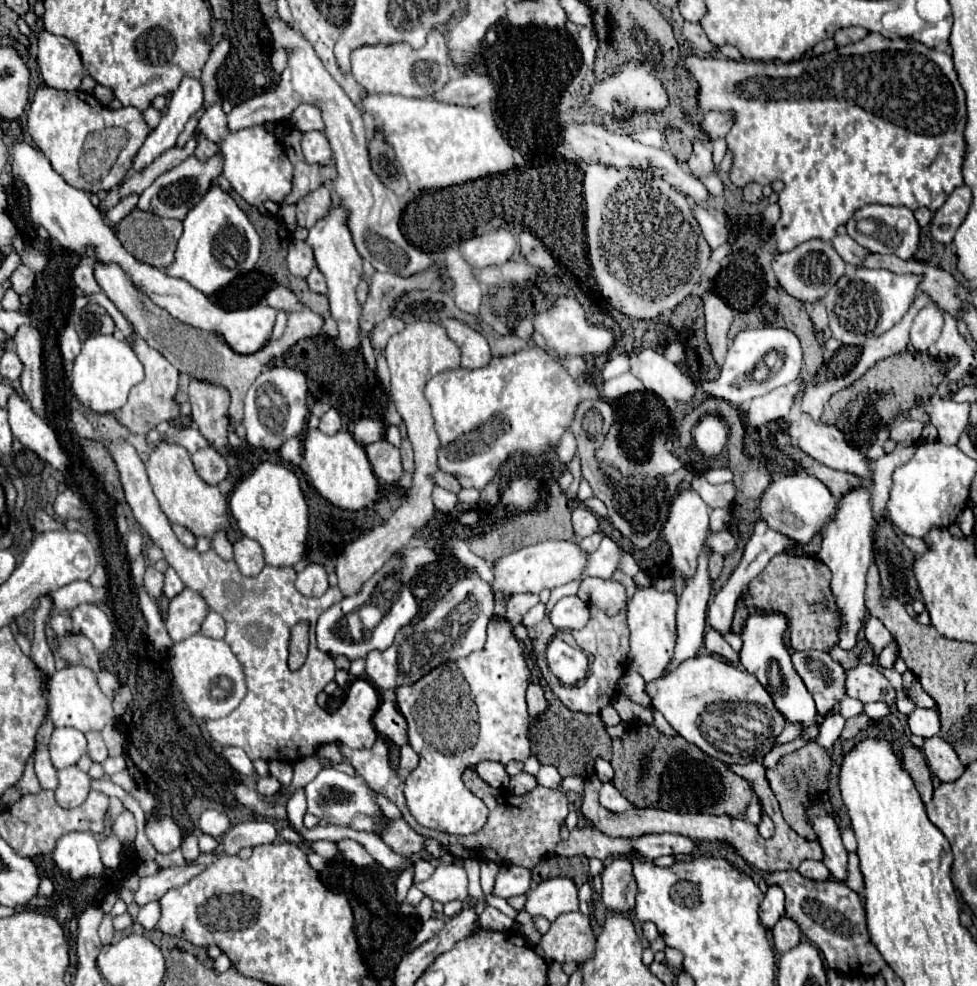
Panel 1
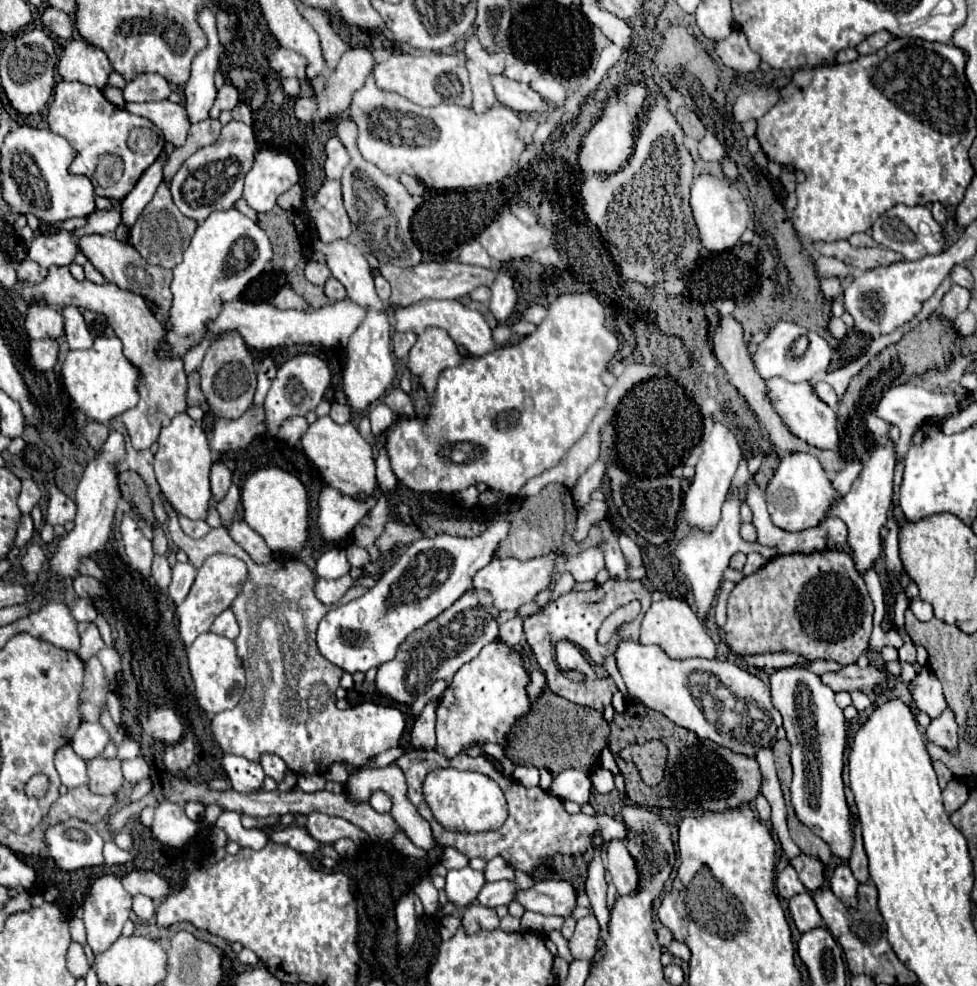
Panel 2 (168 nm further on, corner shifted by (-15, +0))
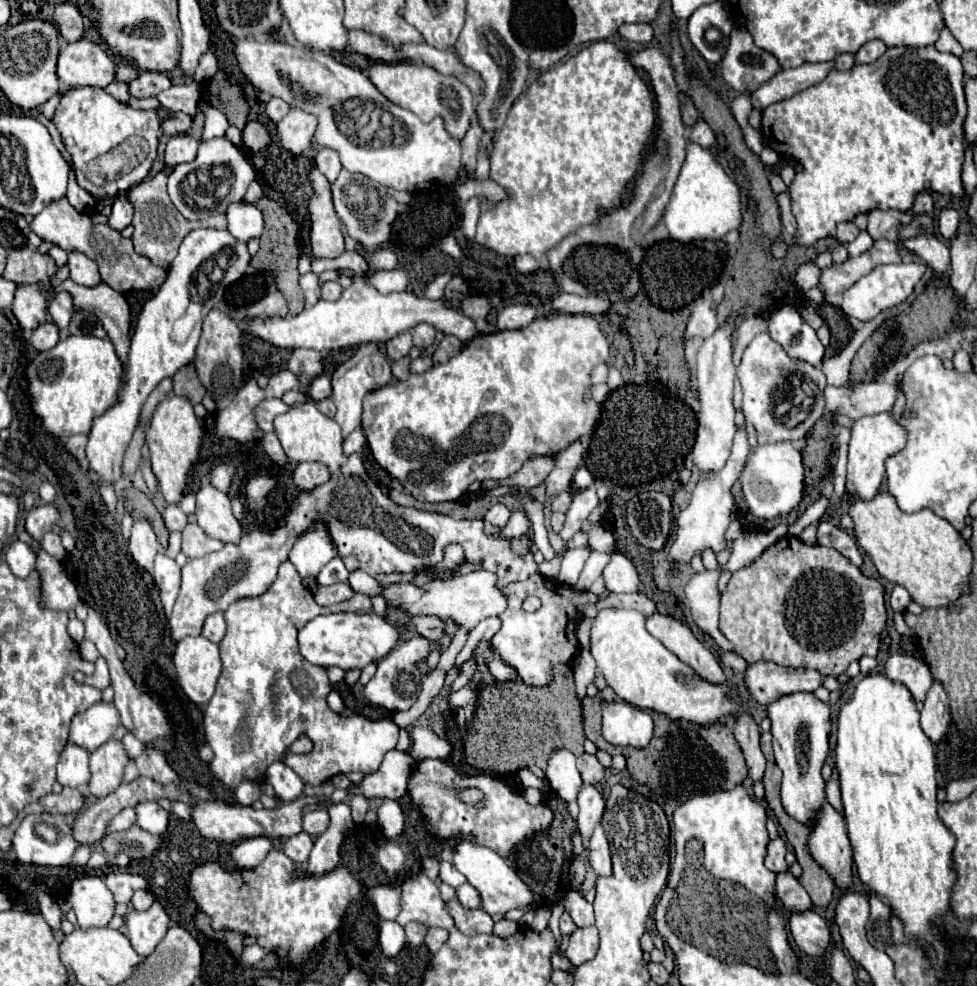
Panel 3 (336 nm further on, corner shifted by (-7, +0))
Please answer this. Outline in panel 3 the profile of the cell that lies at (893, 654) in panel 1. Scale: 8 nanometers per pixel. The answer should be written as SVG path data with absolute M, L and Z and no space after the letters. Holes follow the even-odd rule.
M794 535L782 537L752 565L732 573L720 597L720 631L734 645L734 653L748 663L770 661L784 667L818 669L824 675L838 677L854 657L878 655L884 629L882 585L864 577L836 549L808 547ZM854 585L858 591L854 591ZM828 587L832 587L832 593L836 587L832 605L828 603Z

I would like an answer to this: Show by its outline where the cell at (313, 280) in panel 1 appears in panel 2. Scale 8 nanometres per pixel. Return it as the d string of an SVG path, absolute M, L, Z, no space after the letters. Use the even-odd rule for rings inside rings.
M330 277L328 283L324 285L324 293L326 293L326 297L328 297L330 301L340 301L340 299L346 297L344 285L342 285L338 279L334 279L334 277Z

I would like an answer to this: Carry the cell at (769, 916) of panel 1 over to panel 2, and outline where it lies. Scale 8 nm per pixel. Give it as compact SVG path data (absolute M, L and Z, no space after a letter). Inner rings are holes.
M790 863L778 873L778 877L776 877L776 889L778 889L778 895L782 899L790 899L792 895L798 895L800 891L806 891L804 885L800 883L800 879L798 879L796 869Z

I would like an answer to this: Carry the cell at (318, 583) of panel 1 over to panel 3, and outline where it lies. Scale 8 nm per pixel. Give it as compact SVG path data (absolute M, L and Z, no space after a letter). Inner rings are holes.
M334 583L334 585L328 585L328 587L318 587L314 591L314 599L318 605L334 605L334 603L340 603L344 599L350 599L354 595L352 587L348 587L348 583Z

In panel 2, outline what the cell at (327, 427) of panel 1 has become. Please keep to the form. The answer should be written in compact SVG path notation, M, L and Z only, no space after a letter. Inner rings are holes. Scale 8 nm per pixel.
M332 403L332 409L330 409L330 417L336 421L336 423L348 423L352 421L352 411L350 407L344 403Z

